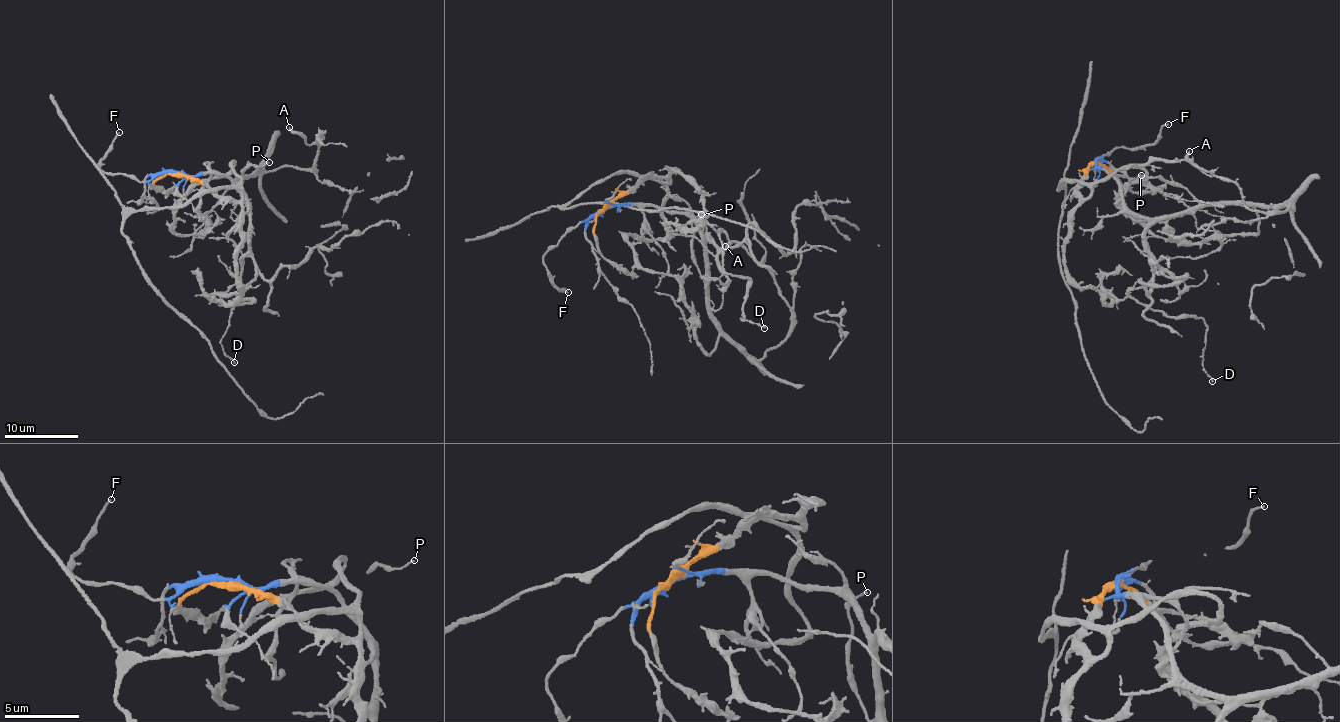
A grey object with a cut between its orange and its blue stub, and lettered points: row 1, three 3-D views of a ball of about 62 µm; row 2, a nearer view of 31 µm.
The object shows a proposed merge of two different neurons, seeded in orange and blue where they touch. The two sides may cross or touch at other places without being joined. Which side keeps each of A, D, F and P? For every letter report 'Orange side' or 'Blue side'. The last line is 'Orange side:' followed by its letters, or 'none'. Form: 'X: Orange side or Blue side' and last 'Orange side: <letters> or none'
A: Blue side
D: Blue side
F: Blue side
P: Blue side
Orange side: none

